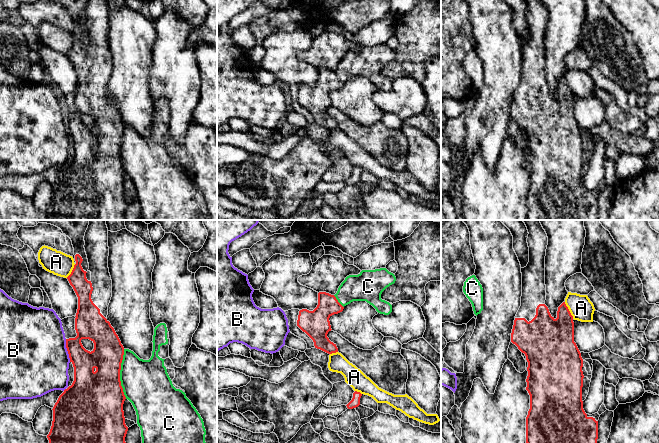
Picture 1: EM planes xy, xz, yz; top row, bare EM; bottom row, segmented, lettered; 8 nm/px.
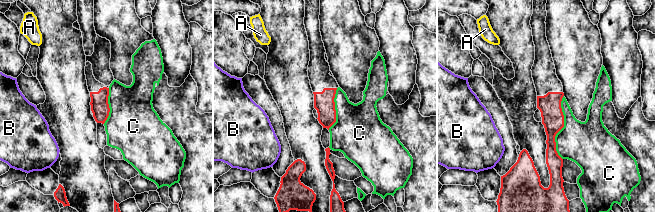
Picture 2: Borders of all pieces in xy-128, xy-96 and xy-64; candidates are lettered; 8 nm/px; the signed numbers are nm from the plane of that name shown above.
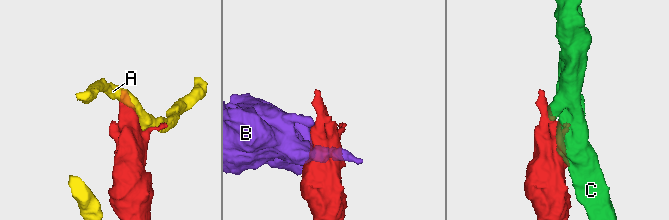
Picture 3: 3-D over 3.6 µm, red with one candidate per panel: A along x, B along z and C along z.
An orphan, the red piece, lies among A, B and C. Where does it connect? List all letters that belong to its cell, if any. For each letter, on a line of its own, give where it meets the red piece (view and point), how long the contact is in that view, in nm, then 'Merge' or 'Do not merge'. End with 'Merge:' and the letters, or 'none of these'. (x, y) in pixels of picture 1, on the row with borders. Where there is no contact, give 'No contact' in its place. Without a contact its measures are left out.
A: Touches red at yz (568, 310). Shared border 150 nm. Do not merge
B: Touches red at xy (67, 350). Shared border 190 nm. Do not merge
C: Touches red at xy (119, 374). Shared border 400 nm. Do not merge
Merge: none of these

